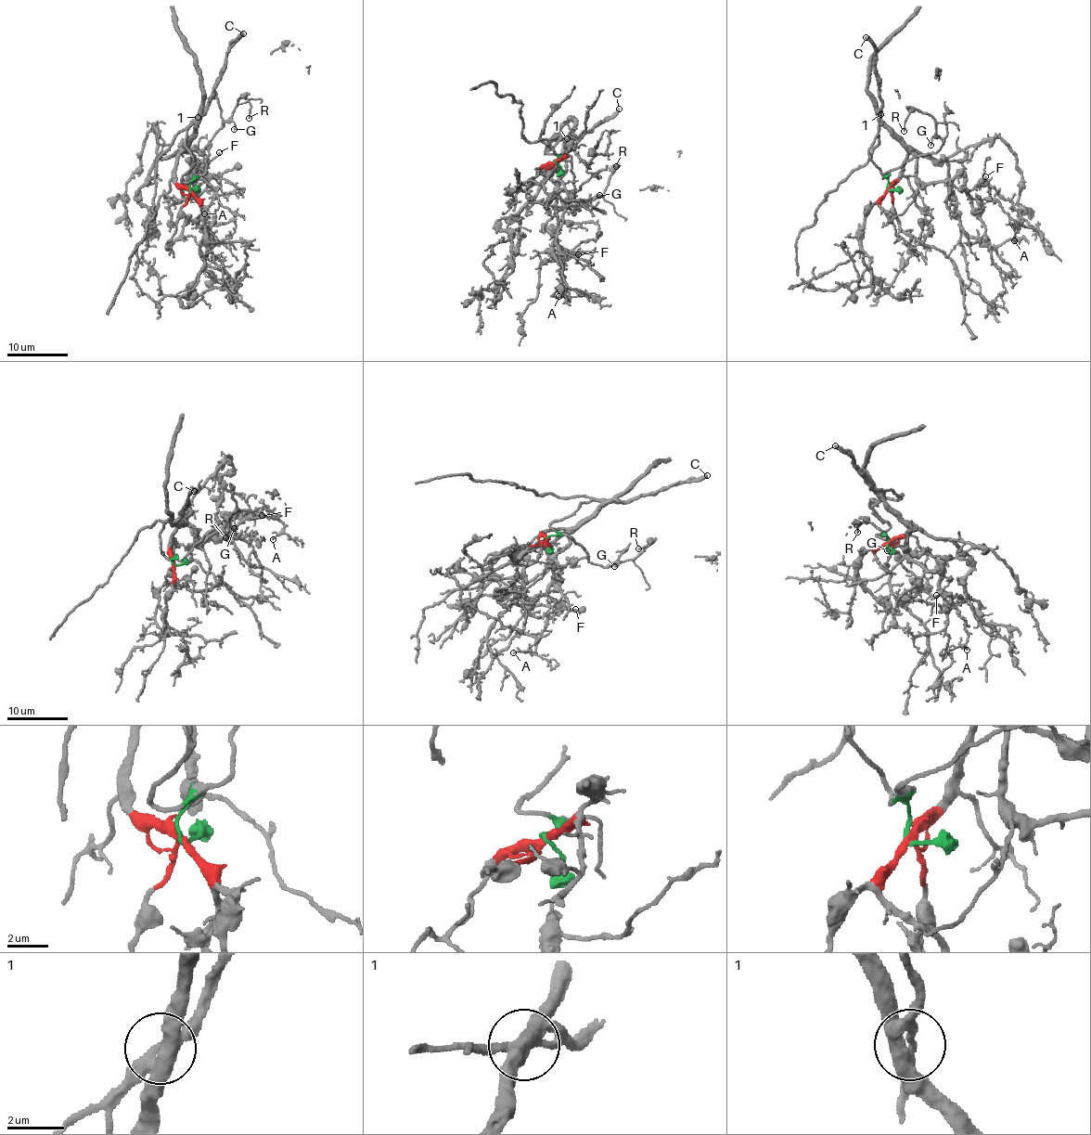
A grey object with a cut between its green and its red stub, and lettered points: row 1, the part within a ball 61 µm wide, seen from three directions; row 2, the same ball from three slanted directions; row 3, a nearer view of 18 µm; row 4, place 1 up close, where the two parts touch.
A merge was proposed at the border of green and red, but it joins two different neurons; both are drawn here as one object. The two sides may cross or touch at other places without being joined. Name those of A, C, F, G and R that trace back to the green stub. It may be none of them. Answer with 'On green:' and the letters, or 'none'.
On green: C, G, R

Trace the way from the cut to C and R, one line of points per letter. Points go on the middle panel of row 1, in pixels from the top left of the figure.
C: (555, 162), (558, 158), (548, 150), (560, 135), (553, 138), (575, 138), (611, 118), (618, 109)
R: (555, 162), (565, 156), (571, 157), (574, 200), (584, 207), (602, 194), (618, 167), (616, 166)

